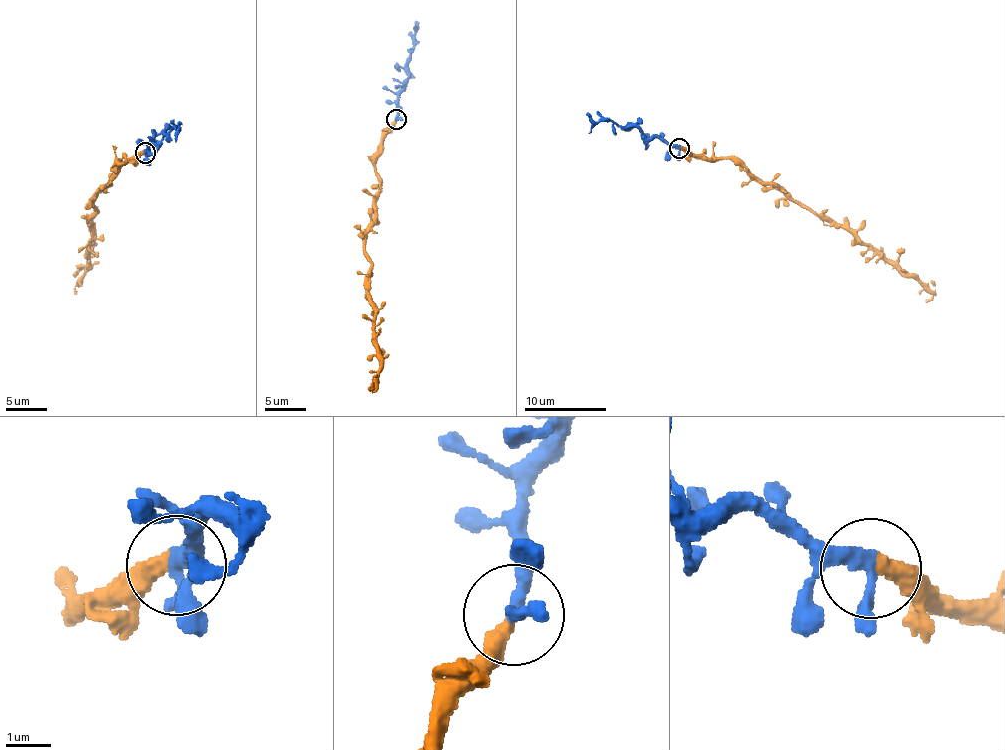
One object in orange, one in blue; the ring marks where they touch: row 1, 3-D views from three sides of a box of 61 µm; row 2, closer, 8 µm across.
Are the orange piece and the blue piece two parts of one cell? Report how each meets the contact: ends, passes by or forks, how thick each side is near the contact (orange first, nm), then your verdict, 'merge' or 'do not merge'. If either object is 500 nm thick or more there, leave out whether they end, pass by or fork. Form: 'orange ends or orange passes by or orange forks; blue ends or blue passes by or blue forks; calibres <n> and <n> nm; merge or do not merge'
orange ends; blue passes by; calibres 400 and 280 nm; merge

